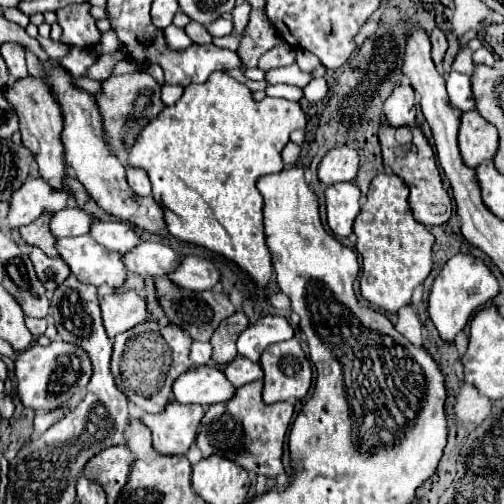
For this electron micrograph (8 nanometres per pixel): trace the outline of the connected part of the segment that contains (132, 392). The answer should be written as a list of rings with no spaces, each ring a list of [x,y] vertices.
[[[146,320],[136,324],[132,330],[118,334],[114,338],[114,352],[110,360],[110,370],[116,386],[126,394],[130,402],[144,408],[144,412],[160,412],[168,404],[172,396],[172,382],[194,368],[188,358],[188,350],[192,346],[192,338],[186,330],[176,324],[160,326],[158,320]]]

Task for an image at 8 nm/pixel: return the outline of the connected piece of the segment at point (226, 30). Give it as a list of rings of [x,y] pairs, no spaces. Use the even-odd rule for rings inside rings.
[[[218,18],[216,22],[212,22],[208,26],[208,32],[212,36],[228,36],[228,34],[232,34],[232,30],[234,30],[234,26],[232,26],[230,18]]]

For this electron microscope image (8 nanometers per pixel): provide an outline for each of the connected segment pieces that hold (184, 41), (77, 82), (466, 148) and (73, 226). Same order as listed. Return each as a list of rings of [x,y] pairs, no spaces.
[[[170,24],[168,28],[164,28],[164,38],[166,38],[166,46],[168,50],[174,50],[174,52],[180,52],[180,50],[186,50],[190,48],[194,42],[186,36],[186,32],[174,24]]]
[[[87,77],[84,78],[74,78],[74,85],[90,92],[90,94],[98,94],[101,91],[100,83],[94,80],[91,80]]]
[[[476,110],[464,112],[460,122],[458,146],[462,152],[462,160],[476,168],[484,160],[492,160],[498,152],[498,130],[486,122]]]
[[[68,206],[60,212],[54,212],[50,218],[50,230],[56,238],[88,234],[90,224],[92,224],[92,216],[86,214],[84,210],[74,208],[74,206]]]

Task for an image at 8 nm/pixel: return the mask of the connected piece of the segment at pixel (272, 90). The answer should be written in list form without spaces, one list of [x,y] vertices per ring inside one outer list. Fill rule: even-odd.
[[[274,84],[266,88],[268,96],[278,96],[278,98],[286,98],[286,100],[302,100],[304,98],[304,90],[298,86],[290,86],[290,84]]]

